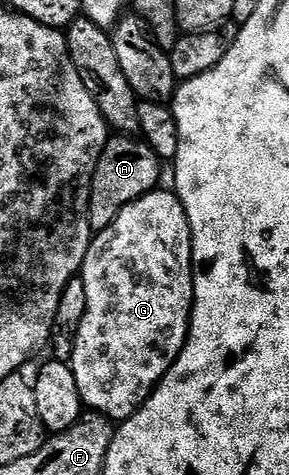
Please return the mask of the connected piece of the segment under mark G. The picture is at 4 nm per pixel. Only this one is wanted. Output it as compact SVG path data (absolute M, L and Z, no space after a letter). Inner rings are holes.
M155 188L149 194L140 196L135 202L125 206L116 216L116 220L108 224L108 228L97 231L90 239L90 247L80 271L88 304L84 308L84 320L80 320L80 328L74 334L74 347L68 365L76 376L76 388L80 388L83 407L95 414L103 414L118 424L125 422L150 399L150 394L158 387L159 380L166 375L168 368L172 368L176 356L180 356L186 343L186 333L190 330L190 310L194 307L194 257L190 243L190 225L184 204L177 193L170 188L162 189Z

